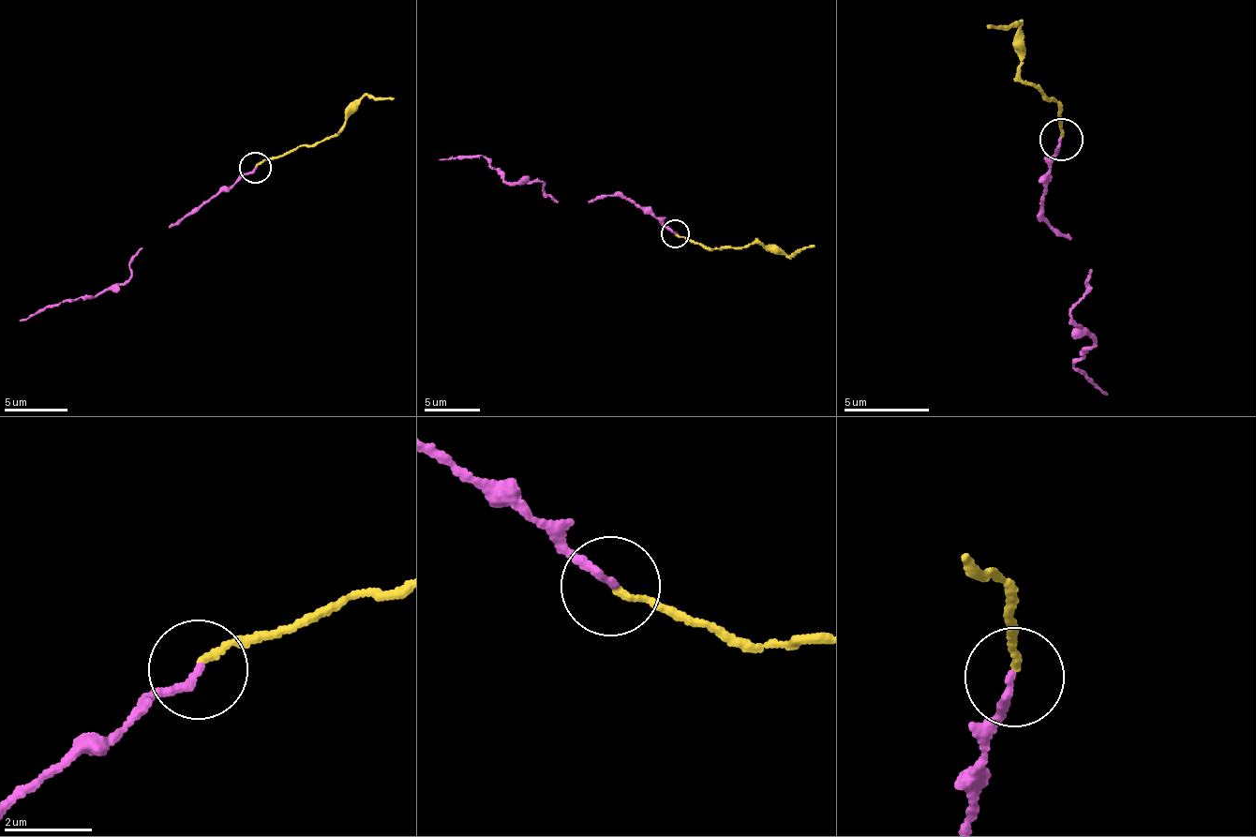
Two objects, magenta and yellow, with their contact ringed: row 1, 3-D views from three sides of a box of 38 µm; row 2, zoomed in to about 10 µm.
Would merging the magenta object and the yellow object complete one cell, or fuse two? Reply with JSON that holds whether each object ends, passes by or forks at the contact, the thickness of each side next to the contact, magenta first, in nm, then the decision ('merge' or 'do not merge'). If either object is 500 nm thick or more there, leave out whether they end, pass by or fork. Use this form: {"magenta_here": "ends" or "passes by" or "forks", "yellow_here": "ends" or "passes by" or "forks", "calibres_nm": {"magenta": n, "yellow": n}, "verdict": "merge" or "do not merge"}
{"magenta_here": "ends", "yellow_here": "ends", "calibres_nm": {"magenta": 180, "yellow": 140}, "verdict": "merge"}

